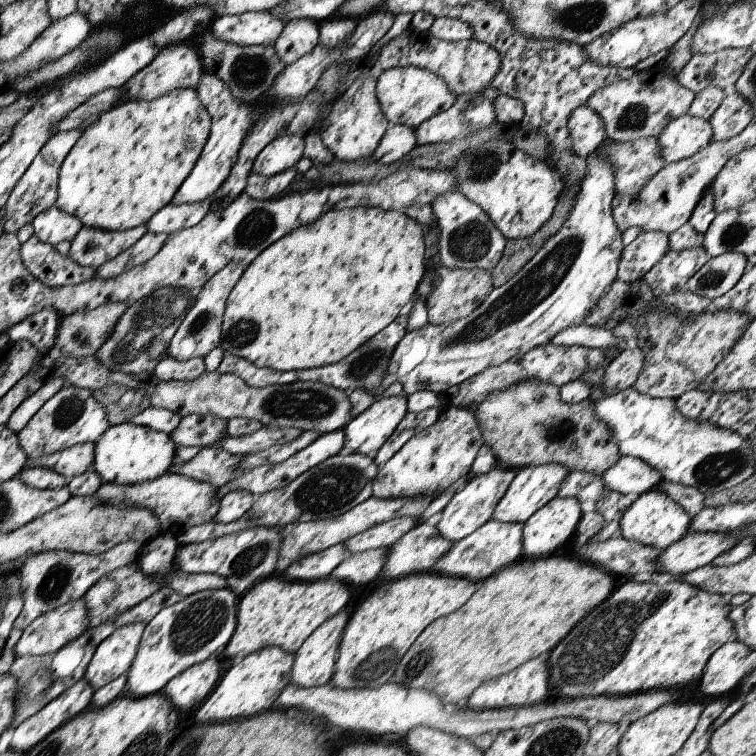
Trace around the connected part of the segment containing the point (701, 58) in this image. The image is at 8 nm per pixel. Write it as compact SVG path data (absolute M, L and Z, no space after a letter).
M726 48L712 54L694 54L676 79L683 88L695 94L708 86L729 91L734 89L736 80L752 56L753 48Z

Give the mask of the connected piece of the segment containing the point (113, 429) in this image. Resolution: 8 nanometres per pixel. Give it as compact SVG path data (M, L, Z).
M128 421L111 425L102 434L94 448L95 472L100 476L103 484L138 484L138 482L148 482L154 478L167 475L172 462L177 460L177 445L172 441L169 434L153 430L148 426L131 424Z

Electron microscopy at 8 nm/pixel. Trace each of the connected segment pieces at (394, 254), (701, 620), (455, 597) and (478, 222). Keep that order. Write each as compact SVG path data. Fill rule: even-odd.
M380 207L334 209L318 217L314 222L299 226L264 249L245 268L240 280L229 292L223 314L220 348L224 350L225 355L238 356L256 364L259 368L267 367L279 372L312 369L339 362L354 352L356 348L366 344L391 322L394 322L396 317L406 309L406 304L410 302L410 299L416 296L417 286L426 271L425 232L424 227L417 220L406 215L404 210L382 210Z
M672 578L672 580L666 582L666 584L654 584L654 582L642 582L642 584L634 581L626 582L623 586L620 586L620 588L616 588L602 604L598 604L594 610L588 612L588 616L582 618L580 624L576 624L576 626L570 630L570 634L568 634L564 640L556 644L554 650L550 652L550 658L548 658L549 683L558 684L560 694L570 700L576 700L576 698L594 698L596 696L628 696L628 694L638 694L648 690L675 690L681 685L686 685L687 682L691 680L701 678L712 654L714 654L718 648L726 644L726 642L737 638L734 624L732 624L732 620L728 618L728 614L730 614L731 610L732 608L727 596L706 592L706 590L702 590L702 588L692 586L692 584L680 581L677 578Z
M428 571L387 581L351 615L342 640L340 640L334 675L331 679L332 684L342 689L364 689L366 686L374 689L388 683L391 681L392 674L396 672L398 662L402 660L416 638L424 632L424 628L427 628L434 620L448 616L461 608L478 588L479 584L468 578L452 578Z
M448 193L431 202L439 229L438 258L449 269L484 269L492 271L498 264L508 240L499 232L475 202L462 193Z

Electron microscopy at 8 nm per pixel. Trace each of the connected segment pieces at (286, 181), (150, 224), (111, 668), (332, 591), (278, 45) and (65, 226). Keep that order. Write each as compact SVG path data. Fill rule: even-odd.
M290 169L271 177L258 175L252 170L247 178L244 193L250 198L255 198L259 201L270 200L273 197L282 195L298 177L299 174L297 172L290 172Z
M211 200L184 203L183 205L174 206L168 203L161 208L147 222L148 233L175 233L183 228L190 228L197 225L211 210Z
M128 624L105 639L88 664L83 679L95 690L127 673L136 657L146 624Z
M280 575L254 584L240 600L234 635L222 653L222 659L246 658L267 647L278 646L296 654L300 646L324 623L347 606L350 592L336 578L316 582L292 582Z
M312 19L287 20L275 40L275 53L289 65L312 52L319 44L319 25Z
M55 205L40 212L31 223L34 235L51 246L56 246L62 240L73 241L83 225L79 218L59 210Z

